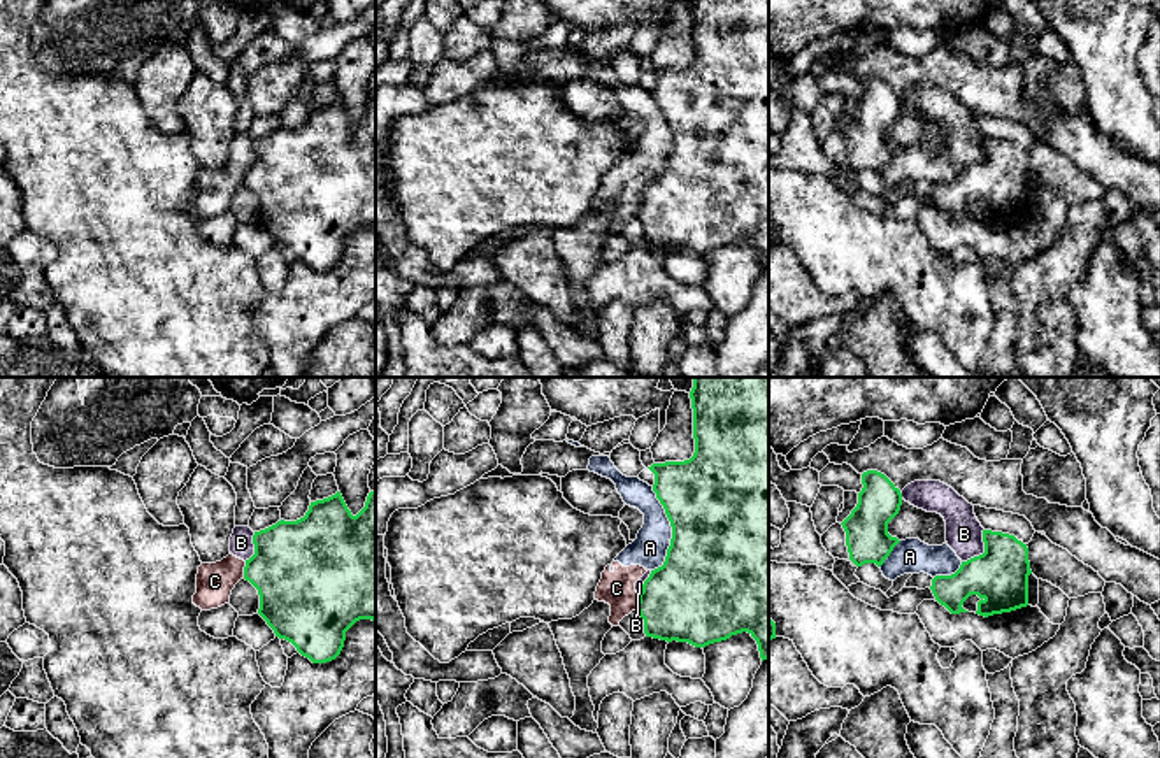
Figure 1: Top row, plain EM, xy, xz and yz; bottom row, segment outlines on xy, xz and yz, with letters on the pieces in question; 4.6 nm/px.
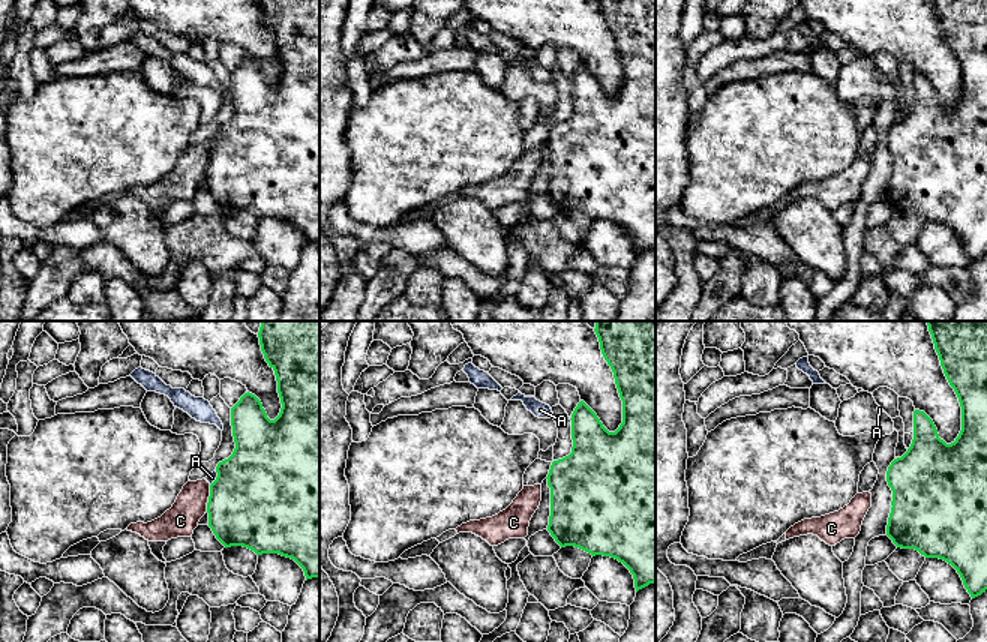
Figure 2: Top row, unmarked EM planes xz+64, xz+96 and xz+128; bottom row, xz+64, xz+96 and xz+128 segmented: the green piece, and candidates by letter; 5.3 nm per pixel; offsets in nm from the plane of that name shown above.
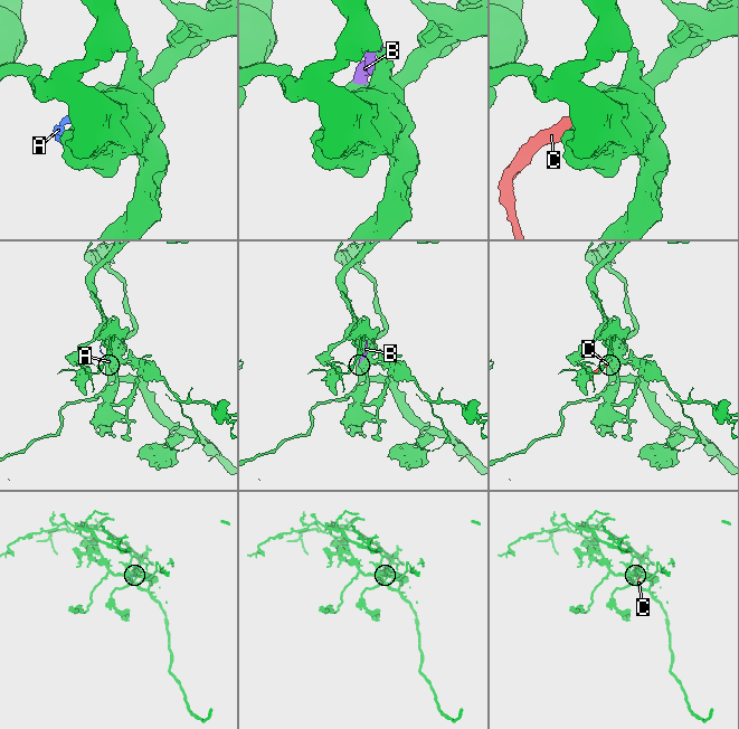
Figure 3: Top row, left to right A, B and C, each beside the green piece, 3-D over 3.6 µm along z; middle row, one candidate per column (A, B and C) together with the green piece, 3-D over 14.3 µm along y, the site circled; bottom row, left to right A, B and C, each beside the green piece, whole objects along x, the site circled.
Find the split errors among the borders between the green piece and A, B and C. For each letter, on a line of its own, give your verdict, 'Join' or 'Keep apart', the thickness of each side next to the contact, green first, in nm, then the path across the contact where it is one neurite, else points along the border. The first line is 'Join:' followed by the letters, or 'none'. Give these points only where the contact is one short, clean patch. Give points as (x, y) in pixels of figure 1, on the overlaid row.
Join: none
A: Keep apart. Thickness 500 nm (green) against 160 nm
B: Keep apart. Thickness 260 nm (green) against 180 nm
C: Keep apart. Thickness 440 nm (green) against 180 nm. Boundary: xy (246, 562), (243, 578)

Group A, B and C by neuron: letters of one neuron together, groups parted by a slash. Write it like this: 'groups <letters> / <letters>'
groups A B C

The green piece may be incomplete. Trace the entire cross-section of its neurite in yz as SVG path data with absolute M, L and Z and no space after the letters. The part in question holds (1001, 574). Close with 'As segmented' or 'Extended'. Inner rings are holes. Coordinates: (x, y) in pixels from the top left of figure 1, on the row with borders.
M983 530L985 553L962 561L951 576L935 576L932 593L951 614L969 612L962 605L977 595L976 614L993 616L1028 605L1028 547L1014 535Z. As segmented

